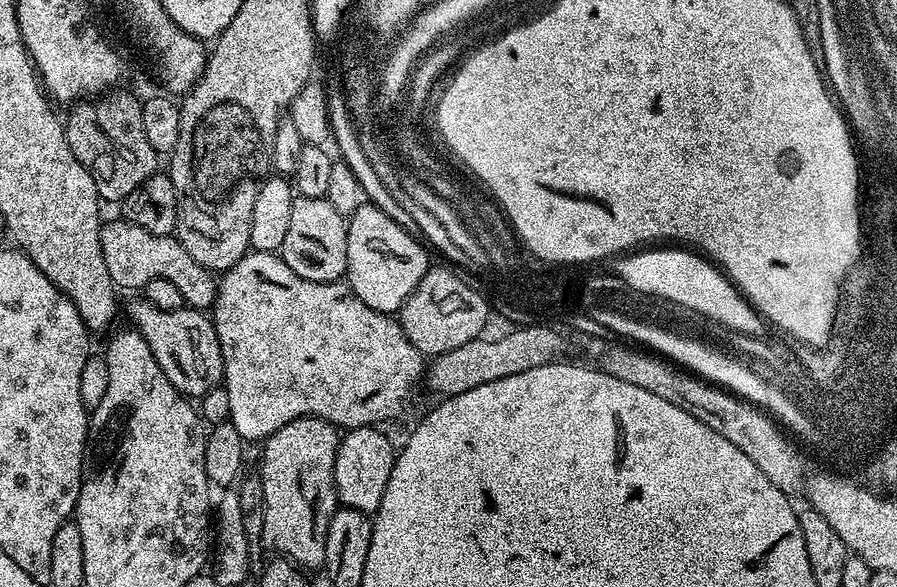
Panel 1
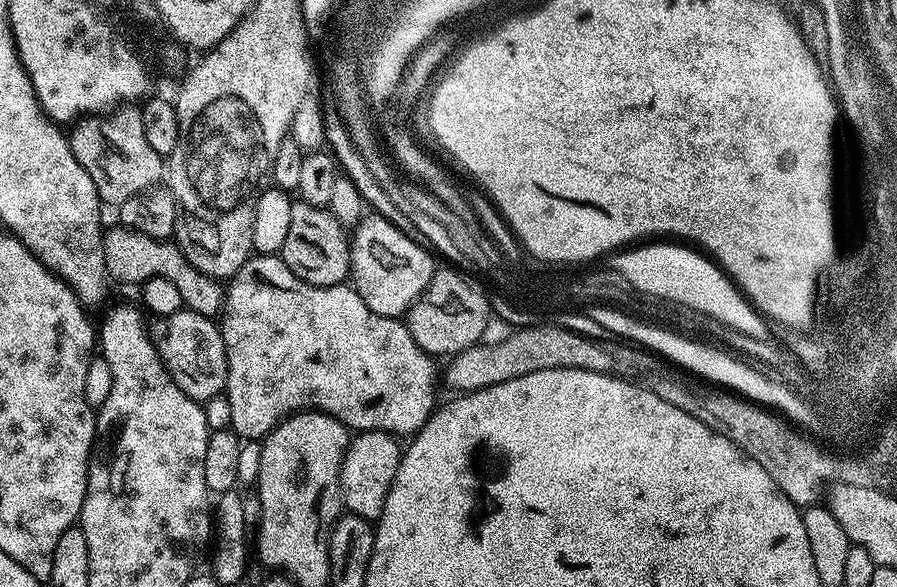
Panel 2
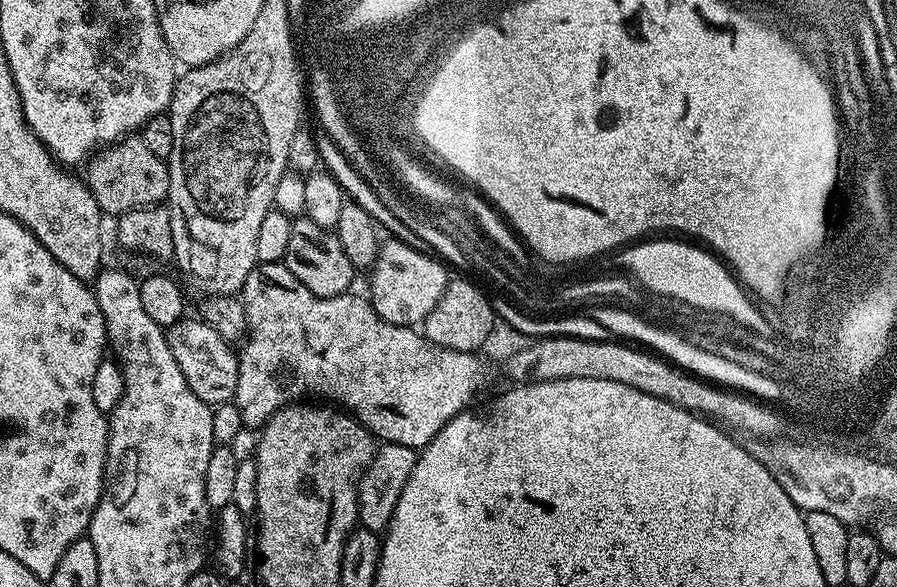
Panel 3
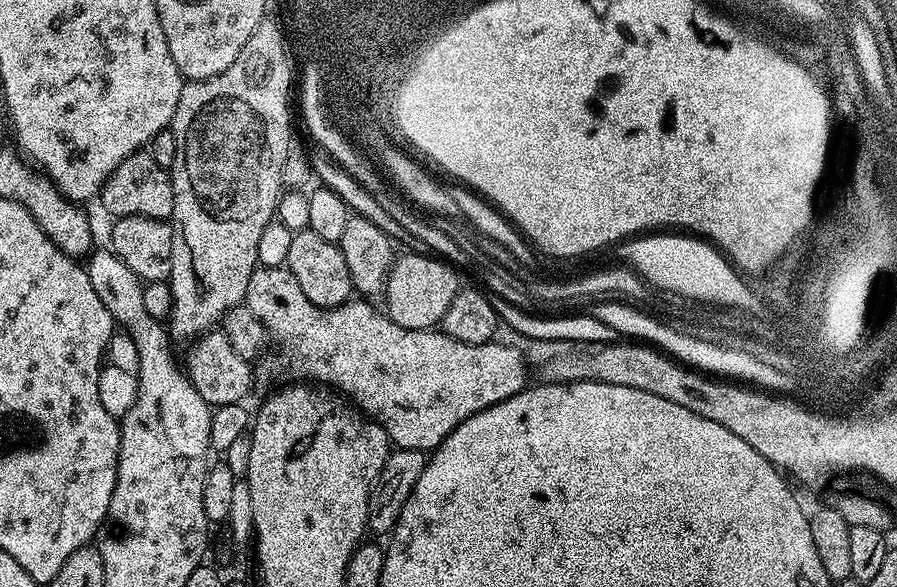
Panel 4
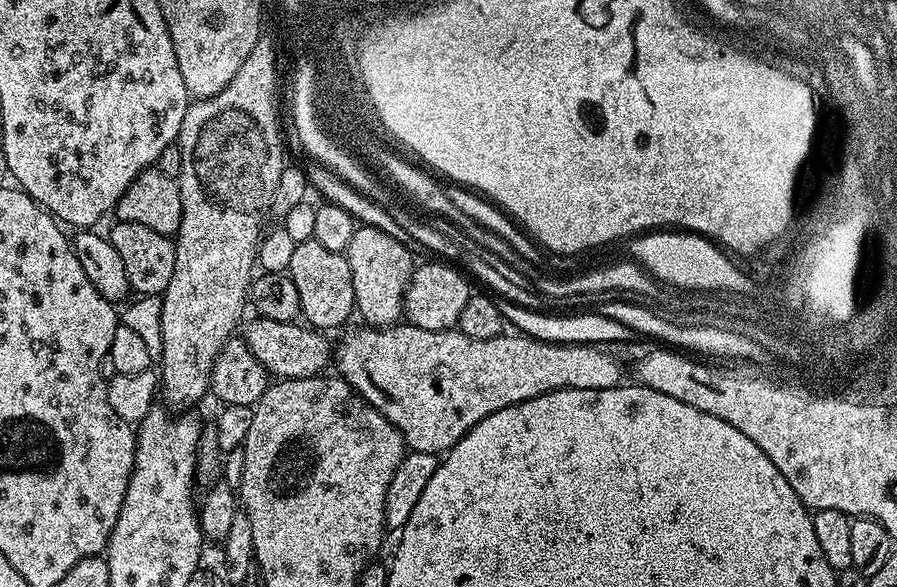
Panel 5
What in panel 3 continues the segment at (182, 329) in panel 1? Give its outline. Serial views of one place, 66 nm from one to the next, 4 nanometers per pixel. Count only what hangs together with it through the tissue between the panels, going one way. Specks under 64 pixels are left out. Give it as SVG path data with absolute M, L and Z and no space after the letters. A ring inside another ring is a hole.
M185 318L166 330L170 354L178 362L190 390L209 406L229 403L236 395L238 386L238 356L233 345L228 344L210 325L199 318Z

